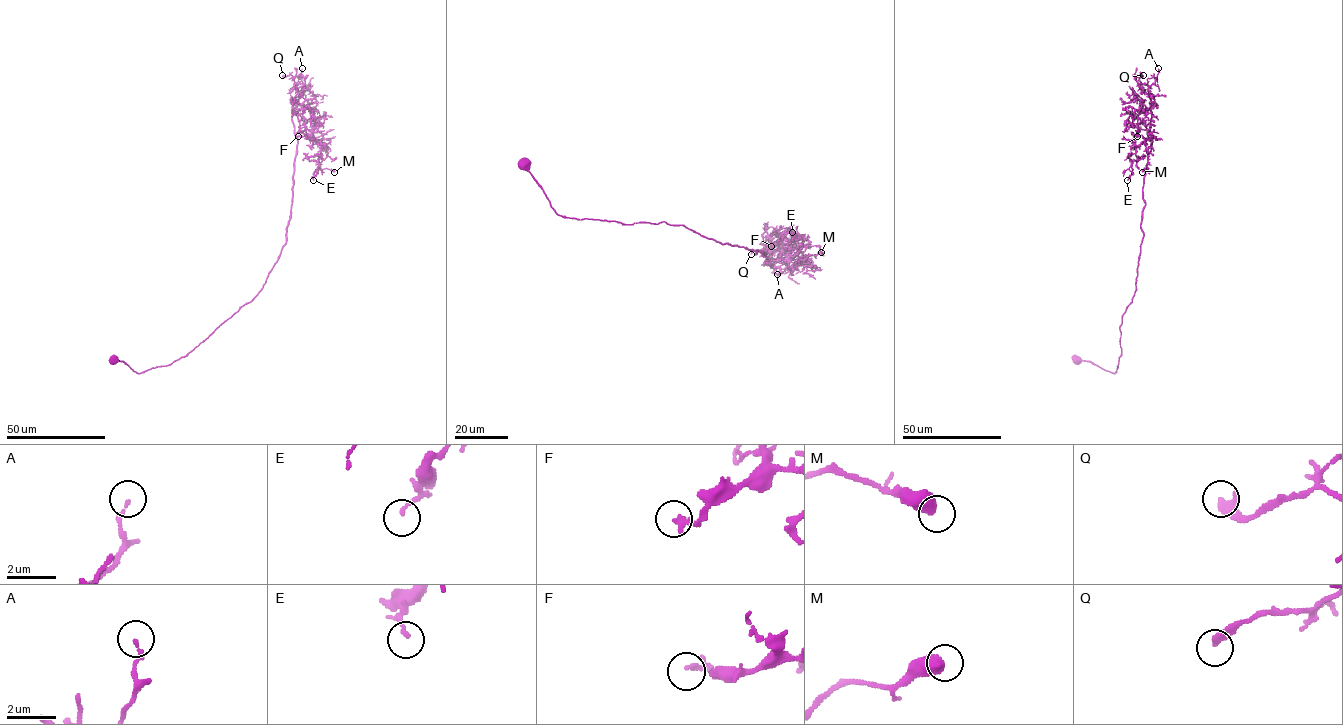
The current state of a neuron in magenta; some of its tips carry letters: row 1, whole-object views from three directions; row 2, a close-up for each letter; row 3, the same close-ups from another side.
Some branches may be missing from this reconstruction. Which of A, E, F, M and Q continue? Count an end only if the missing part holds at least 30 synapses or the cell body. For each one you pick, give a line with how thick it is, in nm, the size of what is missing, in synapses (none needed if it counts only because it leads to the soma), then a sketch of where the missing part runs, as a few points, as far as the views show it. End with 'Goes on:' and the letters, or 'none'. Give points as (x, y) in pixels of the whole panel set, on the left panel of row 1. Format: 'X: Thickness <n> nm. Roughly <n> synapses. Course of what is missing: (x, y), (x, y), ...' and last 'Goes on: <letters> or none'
Goes on: none

